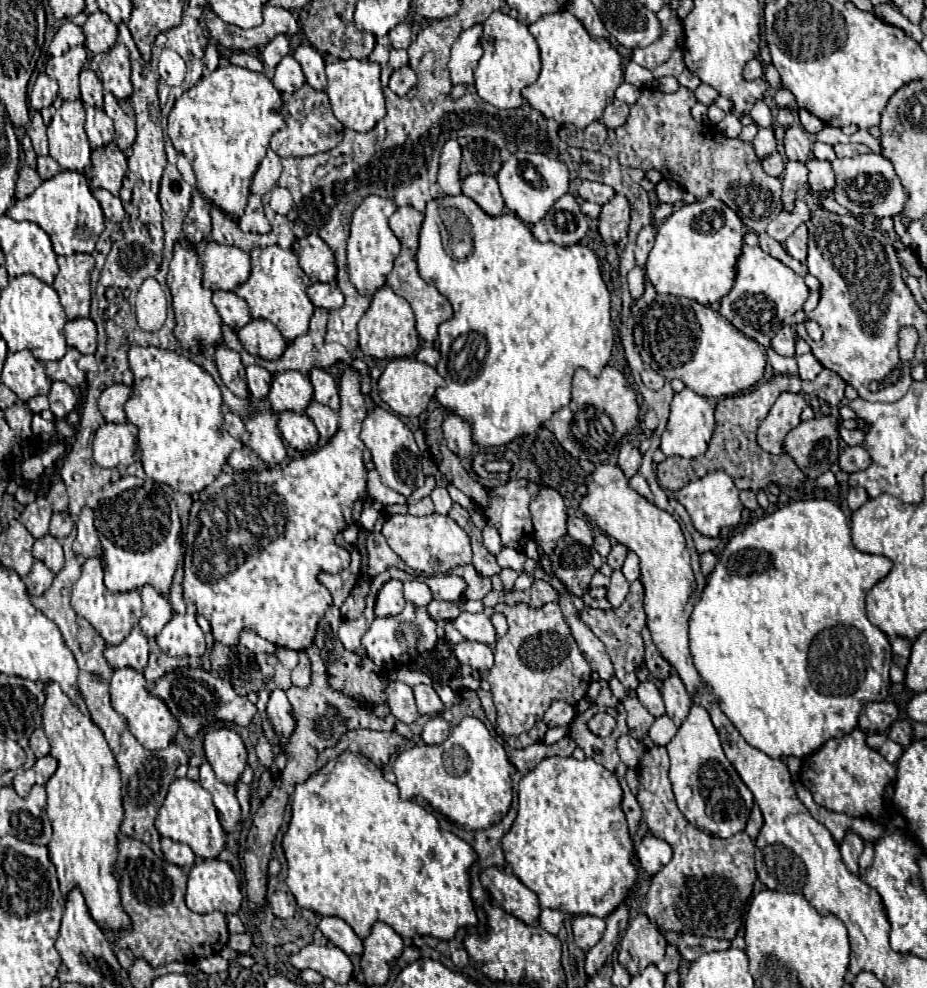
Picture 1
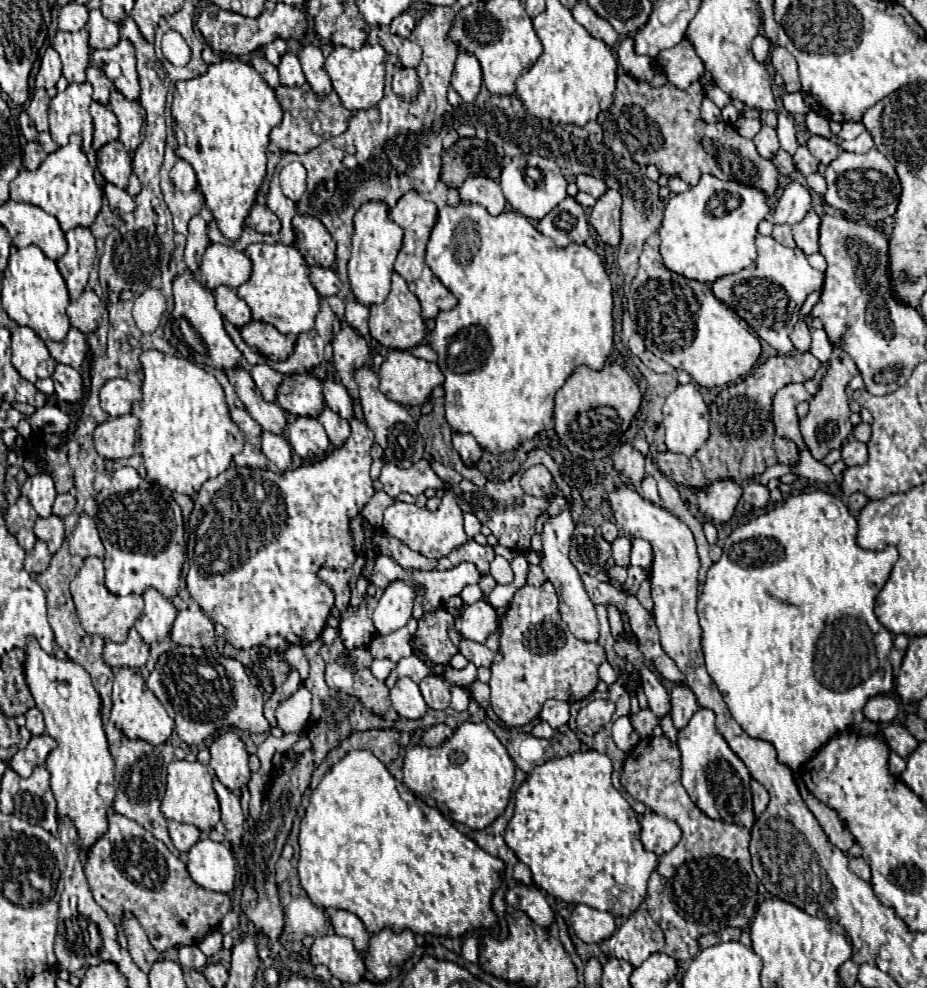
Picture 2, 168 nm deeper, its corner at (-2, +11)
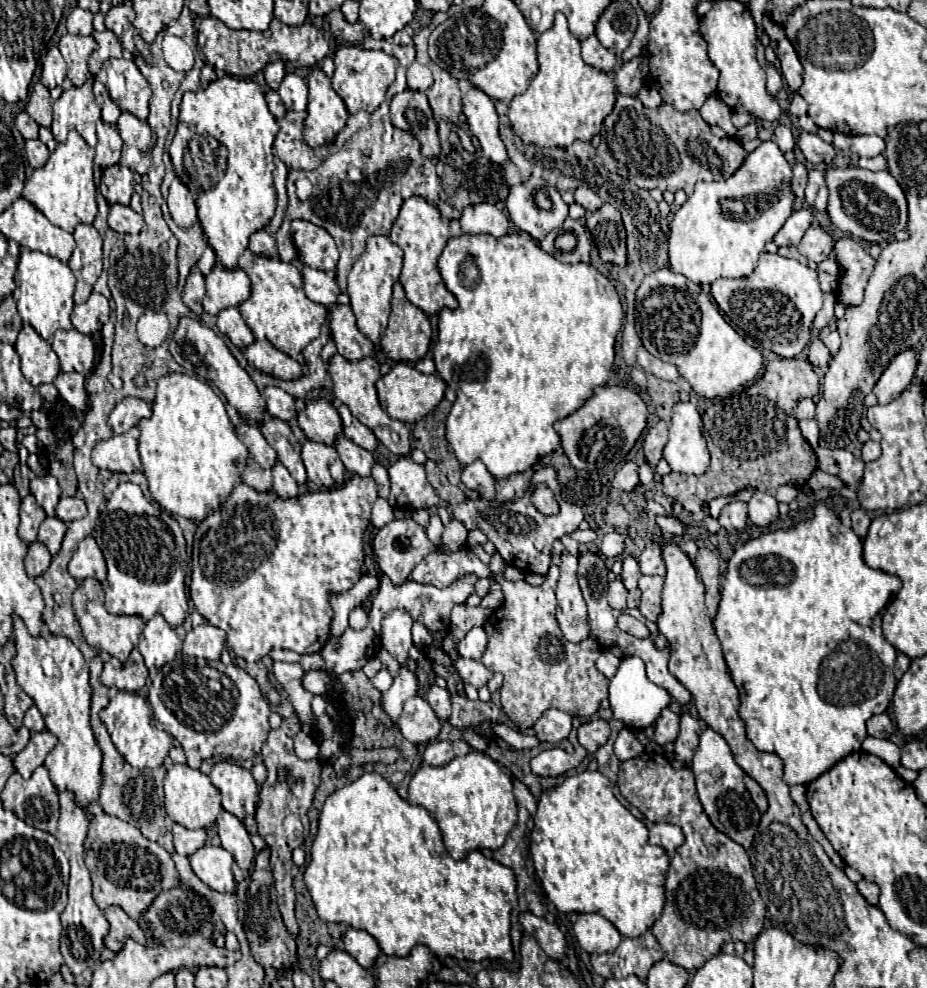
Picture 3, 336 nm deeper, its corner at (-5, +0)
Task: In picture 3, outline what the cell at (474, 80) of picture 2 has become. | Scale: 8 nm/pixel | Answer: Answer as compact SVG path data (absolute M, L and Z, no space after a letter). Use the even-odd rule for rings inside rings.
M472 86L462 98L462 112L466 114L470 132L478 138L484 156L492 162L504 164L508 156L498 136L498 114L494 110L492 100L480 88Z

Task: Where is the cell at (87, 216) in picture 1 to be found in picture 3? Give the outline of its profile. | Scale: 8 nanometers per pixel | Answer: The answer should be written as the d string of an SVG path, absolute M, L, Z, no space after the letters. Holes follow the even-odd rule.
M70 132L68 140L64 144L58 144L58 148L50 154L46 166L34 170L30 180L26 180L22 198L34 204L54 226L66 232L74 232L78 224L92 224L98 214L92 160L94 150L88 148L88 144L78 136L78 132Z

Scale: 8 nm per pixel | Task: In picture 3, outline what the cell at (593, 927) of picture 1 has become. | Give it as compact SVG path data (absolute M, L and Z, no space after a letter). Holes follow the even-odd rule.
M578 914L578 920L574 922L574 934L578 944L588 954L614 952L622 942L622 934L616 930L616 926L600 914Z

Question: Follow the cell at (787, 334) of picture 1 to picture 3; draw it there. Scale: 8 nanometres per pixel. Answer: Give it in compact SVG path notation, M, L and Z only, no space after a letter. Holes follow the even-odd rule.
M814 340L806 346L806 352L808 352L808 360L818 366L818 368L826 368L828 366L828 360L830 360L830 354L828 354L828 348L820 342L820 340Z

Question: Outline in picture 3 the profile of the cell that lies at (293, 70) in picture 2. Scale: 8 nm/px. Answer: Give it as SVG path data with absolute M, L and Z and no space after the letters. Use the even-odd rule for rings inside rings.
M286 74L278 88L278 94L288 110L306 110L308 86L298 74Z

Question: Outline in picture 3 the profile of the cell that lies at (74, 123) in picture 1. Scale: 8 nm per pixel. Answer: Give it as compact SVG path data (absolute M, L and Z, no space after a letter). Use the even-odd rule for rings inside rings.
M88 80L80 88L66 90L54 102L54 122L52 134L56 142L64 142L68 138L68 130L78 130L78 134L86 140L90 148L96 146L96 122L100 120L100 108L94 102L92 80Z

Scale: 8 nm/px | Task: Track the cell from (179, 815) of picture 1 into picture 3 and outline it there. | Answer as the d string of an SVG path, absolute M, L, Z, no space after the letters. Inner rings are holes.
M172 762L168 764L168 772L164 778L164 794L166 794L164 806L166 806L170 820L174 820L176 824L188 830L196 830L196 828L210 830L222 810L220 790L212 784L212 780L200 770L192 770L184 764L172 764Z

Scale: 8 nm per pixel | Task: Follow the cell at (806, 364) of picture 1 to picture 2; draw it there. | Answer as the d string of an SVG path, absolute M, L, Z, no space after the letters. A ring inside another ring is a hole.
M815 329L815 331L813 331L811 353L813 353L821 363L825 363L825 361L829 361L831 351L833 351L833 345L831 345L831 341L829 341L825 329Z

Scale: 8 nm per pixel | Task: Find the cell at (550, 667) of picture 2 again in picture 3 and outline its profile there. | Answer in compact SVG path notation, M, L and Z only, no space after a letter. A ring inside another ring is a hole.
M552 564L542 586L530 586L524 580L512 582L502 574L494 576L502 588L504 604L498 606L484 624L488 648L480 660L488 670L504 674L500 706L520 728L520 732L532 728L548 708L558 708L570 716L588 718L608 696L608 678L596 668L596 658L602 652L600 646L592 638L572 644L560 632L554 596L558 574L558 566Z

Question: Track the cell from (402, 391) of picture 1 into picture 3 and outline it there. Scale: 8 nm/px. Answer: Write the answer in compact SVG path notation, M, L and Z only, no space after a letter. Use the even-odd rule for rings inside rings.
M400 362L386 376L382 376L376 382L376 390L378 390L378 398L380 398L382 408L388 412L390 418L412 424L438 406L438 402L444 398L446 382L436 374L422 374L416 368L412 368L410 364Z

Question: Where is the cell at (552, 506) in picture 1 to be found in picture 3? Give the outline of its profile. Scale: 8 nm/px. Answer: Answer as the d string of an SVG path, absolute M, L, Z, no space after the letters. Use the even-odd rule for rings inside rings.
M568 550L562 552L560 580L556 586L556 598L558 598L556 618L564 638L570 642L582 642L590 636L586 602L582 598L582 592L576 580L576 568L578 568L578 558L572 556Z

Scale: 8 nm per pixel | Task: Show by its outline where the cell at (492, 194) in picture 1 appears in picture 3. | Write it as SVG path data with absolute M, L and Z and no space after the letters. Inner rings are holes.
M484 202L484 204L472 204L464 208L460 216L460 226L464 234L492 234L500 238L508 232L510 222L504 210Z

